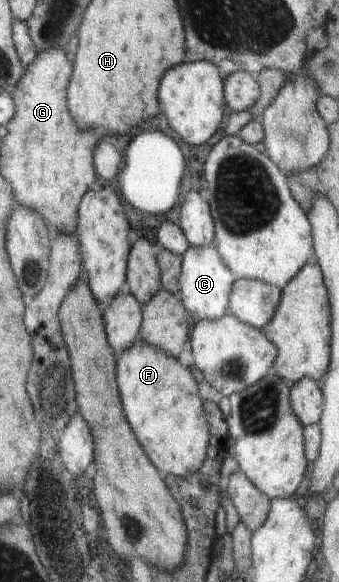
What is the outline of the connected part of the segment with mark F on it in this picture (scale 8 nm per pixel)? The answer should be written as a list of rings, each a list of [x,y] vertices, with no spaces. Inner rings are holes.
[[[140,338],[132,346],[124,348],[124,352],[117,357],[116,380],[126,420],[148,460],[162,470],[164,476],[170,474],[178,478],[190,478],[201,470],[206,458],[210,432],[194,378],[195,372],[184,367],[176,357],[152,344],[146,344]]]

